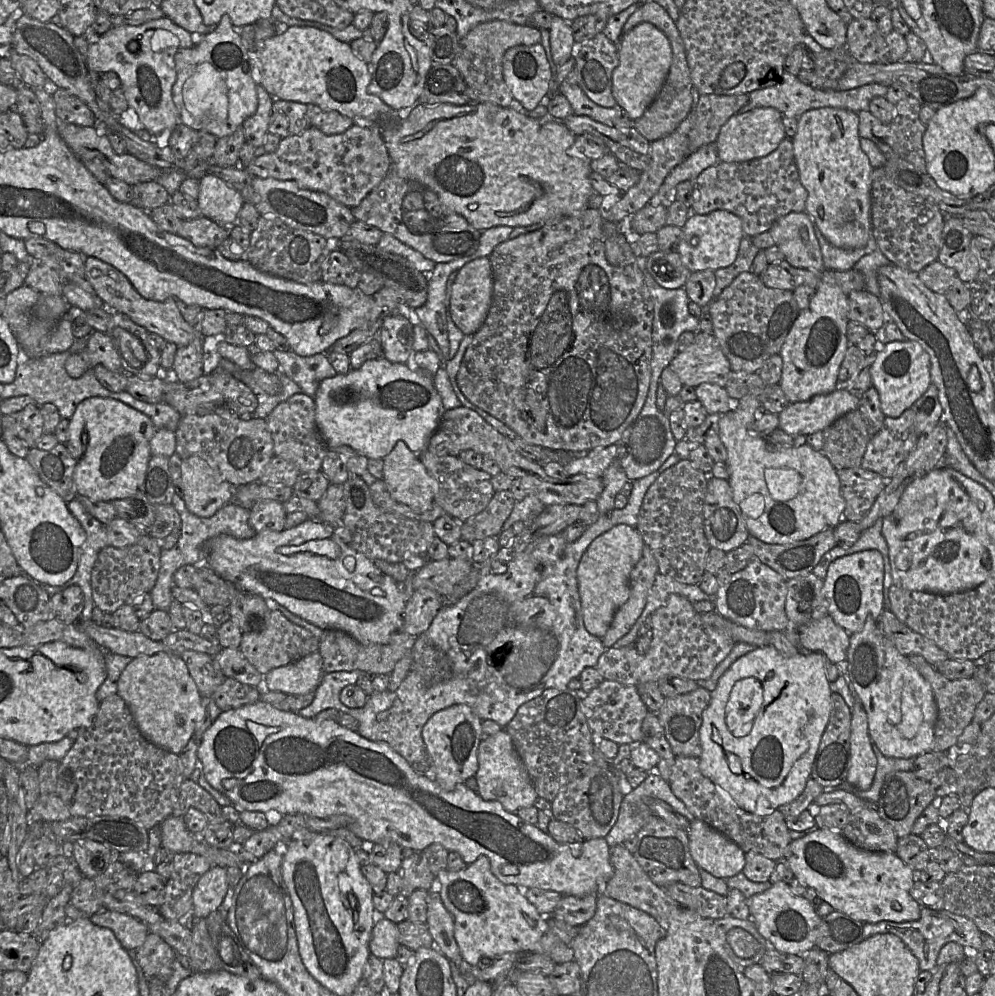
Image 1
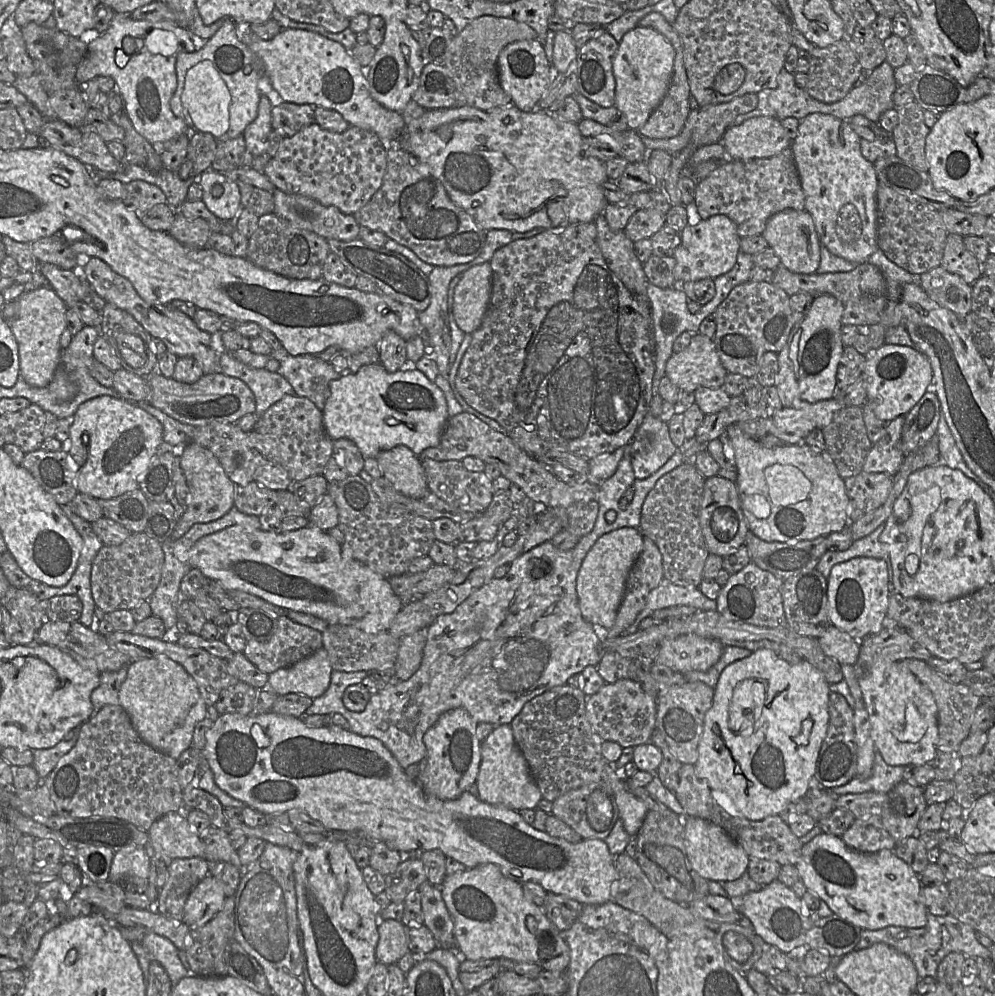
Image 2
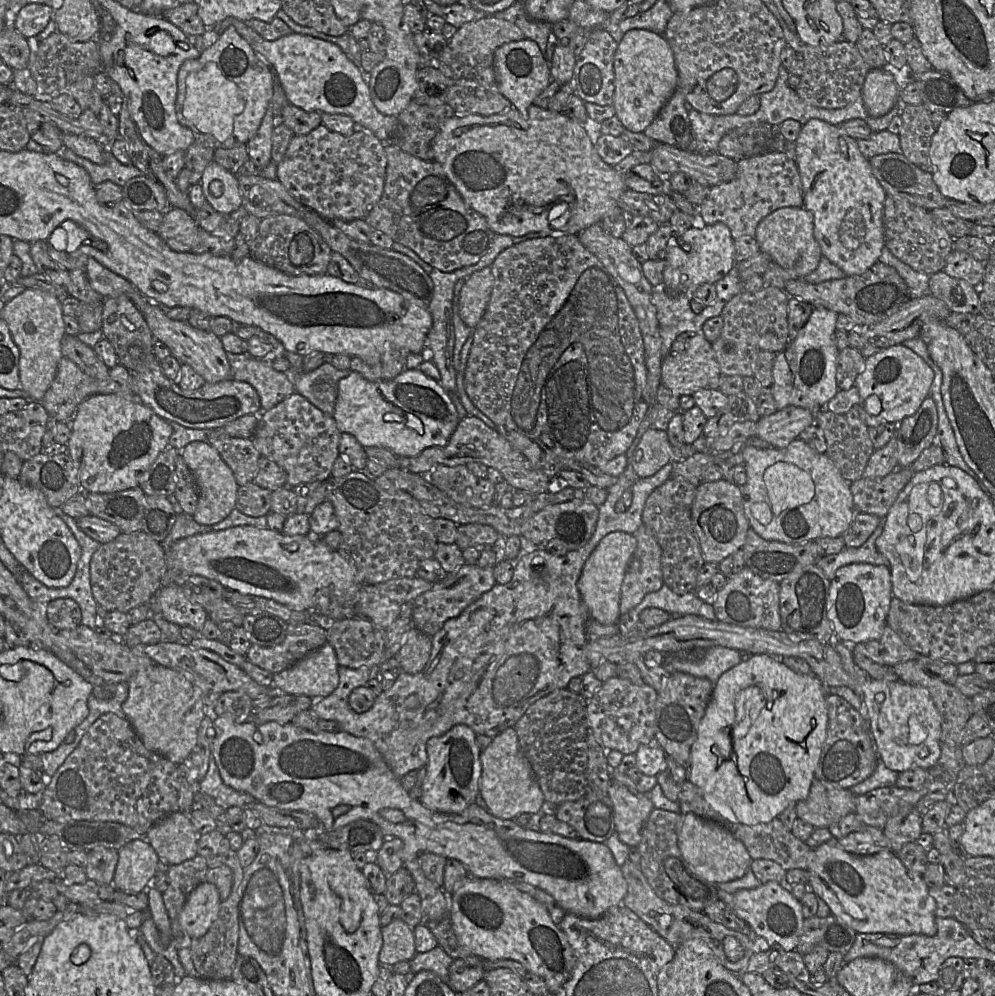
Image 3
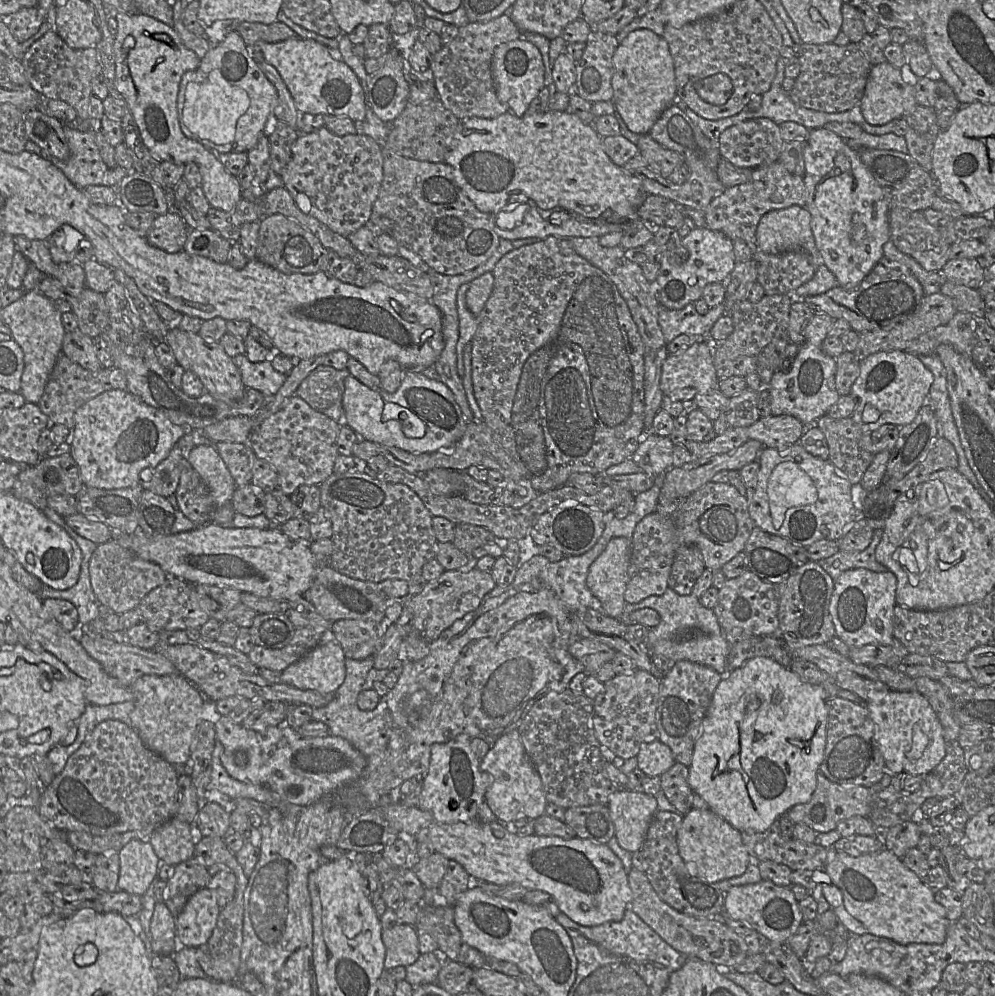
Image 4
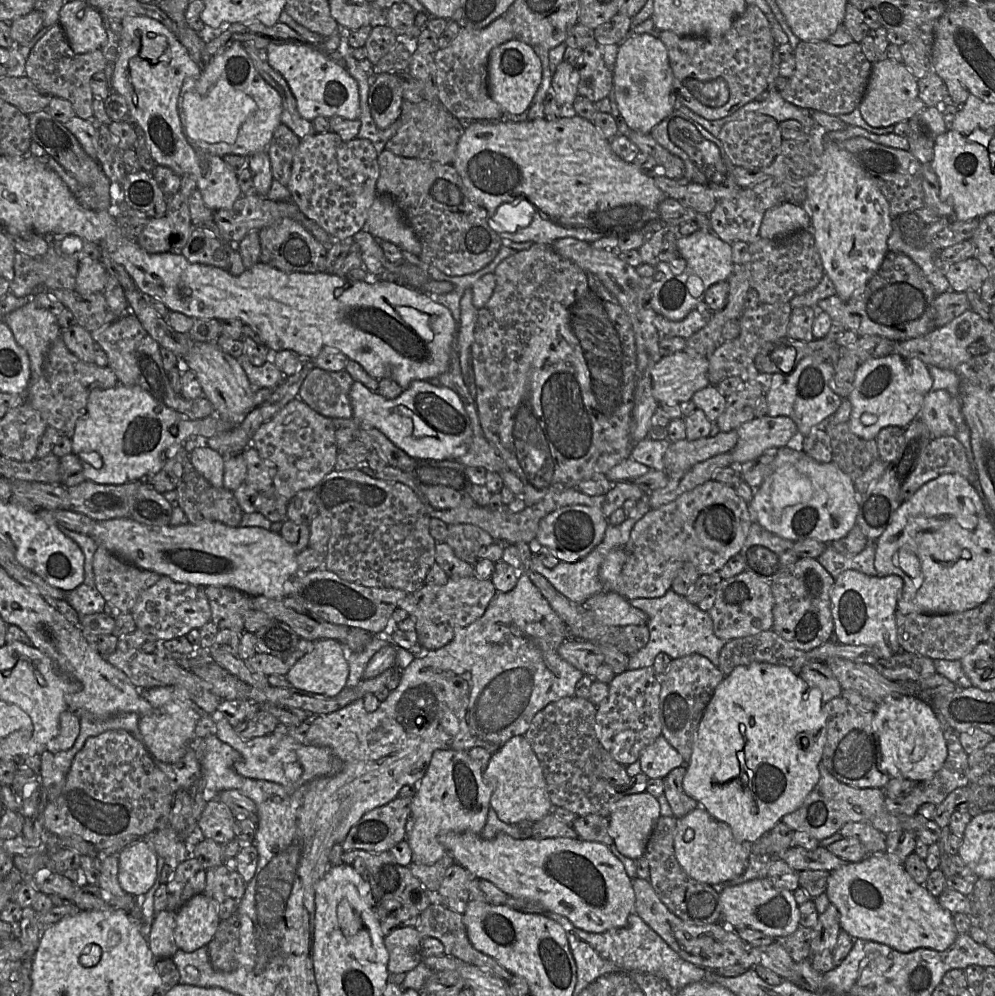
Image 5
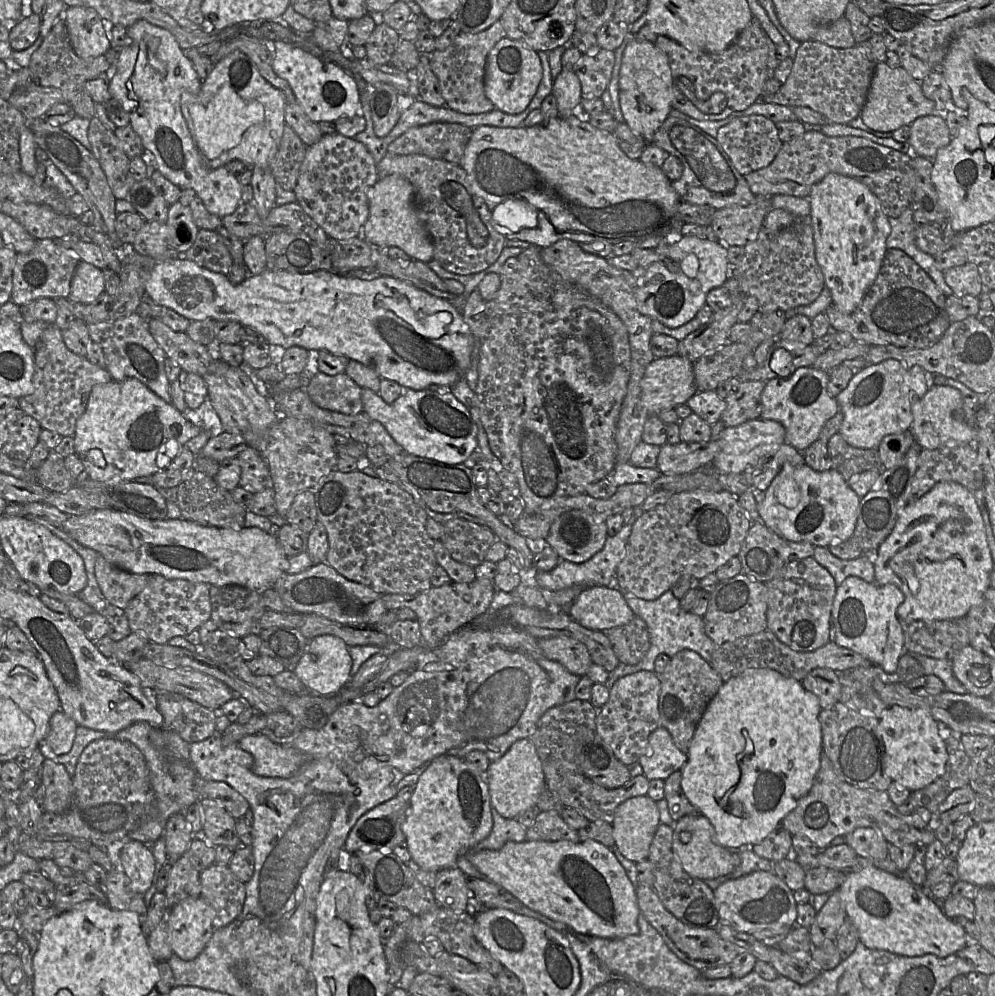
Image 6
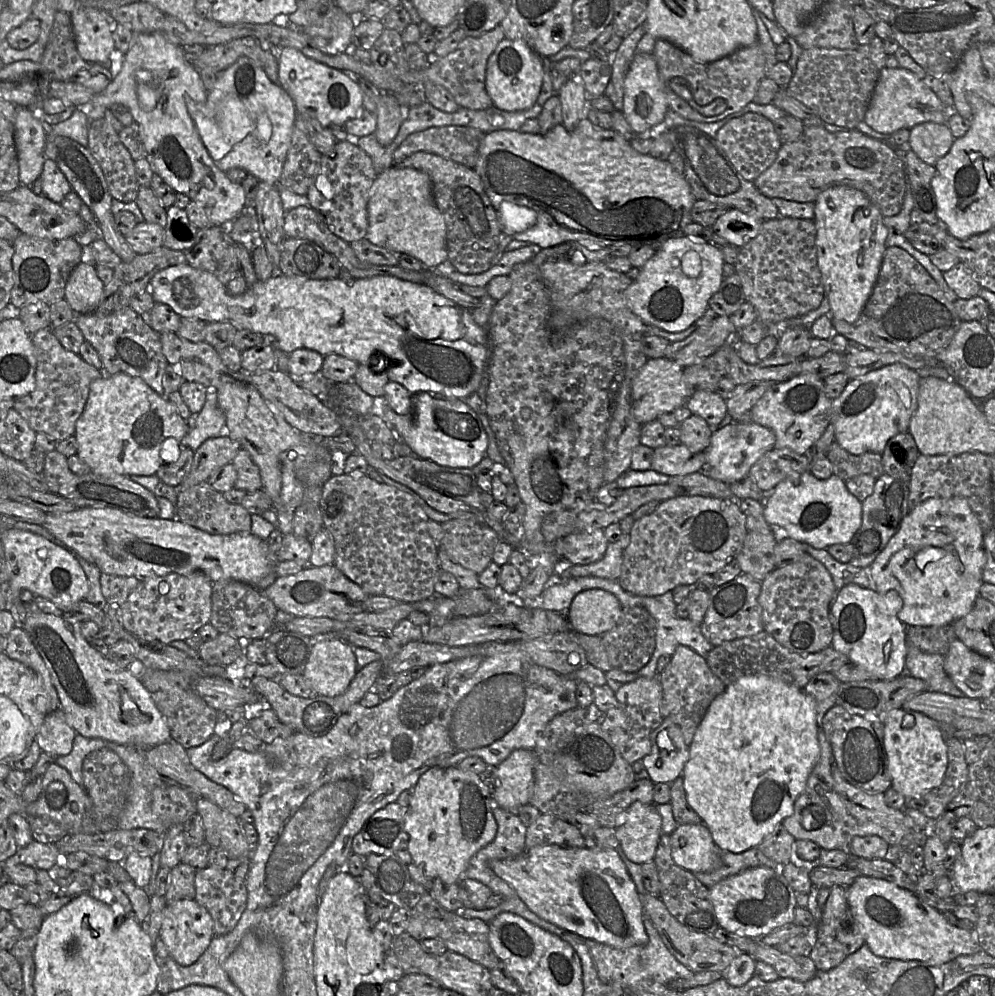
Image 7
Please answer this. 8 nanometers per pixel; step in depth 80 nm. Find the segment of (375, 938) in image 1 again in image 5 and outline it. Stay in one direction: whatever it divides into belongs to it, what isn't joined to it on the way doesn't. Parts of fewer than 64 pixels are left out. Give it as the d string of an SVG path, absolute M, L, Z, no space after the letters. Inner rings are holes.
M396 927L390 934L384 937L384 945L389 954L389 973L407 973L422 961L421 935L415 927Z

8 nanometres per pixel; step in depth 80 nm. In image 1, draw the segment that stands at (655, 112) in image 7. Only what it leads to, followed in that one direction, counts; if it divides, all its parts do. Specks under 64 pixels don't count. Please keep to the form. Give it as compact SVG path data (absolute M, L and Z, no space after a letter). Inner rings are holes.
M645 22L623 34L618 53L619 64L612 75L612 94L617 105L635 121L644 114L665 83L672 64L672 47L660 29Z

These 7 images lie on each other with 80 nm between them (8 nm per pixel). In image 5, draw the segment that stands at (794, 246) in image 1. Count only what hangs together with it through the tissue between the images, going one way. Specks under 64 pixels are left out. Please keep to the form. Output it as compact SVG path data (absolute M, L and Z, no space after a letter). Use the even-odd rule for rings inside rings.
M783 202L764 213L759 237L775 240L801 230L810 230L807 209L798 204Z

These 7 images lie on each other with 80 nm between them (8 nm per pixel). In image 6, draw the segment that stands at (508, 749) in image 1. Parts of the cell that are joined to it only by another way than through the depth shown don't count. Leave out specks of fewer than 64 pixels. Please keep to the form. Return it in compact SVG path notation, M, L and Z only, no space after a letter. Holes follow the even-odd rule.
M528 738L517 740L498 760L490 763L486 771L491 807L504 818L517 818L522 812L536 807L546 787L541 760Z

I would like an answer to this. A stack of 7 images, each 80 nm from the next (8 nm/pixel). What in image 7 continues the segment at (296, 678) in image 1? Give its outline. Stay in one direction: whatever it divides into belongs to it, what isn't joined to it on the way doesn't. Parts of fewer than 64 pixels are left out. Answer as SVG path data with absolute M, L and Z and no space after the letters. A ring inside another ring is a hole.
M337 638L313 641L302 676L316 695L334 697L349 686L356 674L352 647Z

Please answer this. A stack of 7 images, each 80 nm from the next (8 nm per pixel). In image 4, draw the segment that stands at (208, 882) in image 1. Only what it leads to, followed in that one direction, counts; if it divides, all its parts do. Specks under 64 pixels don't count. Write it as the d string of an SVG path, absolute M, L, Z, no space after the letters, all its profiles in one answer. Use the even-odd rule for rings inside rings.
M204 887L196 891L175 917L178 947L197 948L206 943L217 924L220 910L213 889Z

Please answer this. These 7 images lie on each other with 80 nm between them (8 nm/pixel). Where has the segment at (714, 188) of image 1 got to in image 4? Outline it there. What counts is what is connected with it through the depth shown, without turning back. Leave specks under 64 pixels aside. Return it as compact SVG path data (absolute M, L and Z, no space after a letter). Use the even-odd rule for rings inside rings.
M776 161L754 168L749 181L728 187L715 197L704 212L706 228L722 232L732 241L756 242L756 230L764 214L792 205L805 207L806 202L807 191L803 178L790 173L781 162Z

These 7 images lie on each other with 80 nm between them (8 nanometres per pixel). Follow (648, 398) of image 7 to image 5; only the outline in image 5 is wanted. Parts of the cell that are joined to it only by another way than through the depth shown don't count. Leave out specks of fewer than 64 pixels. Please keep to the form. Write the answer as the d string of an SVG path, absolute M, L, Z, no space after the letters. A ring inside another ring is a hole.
M680 351L662 359L652 370L652 393L660 405L681 404L710 385L708 357Z

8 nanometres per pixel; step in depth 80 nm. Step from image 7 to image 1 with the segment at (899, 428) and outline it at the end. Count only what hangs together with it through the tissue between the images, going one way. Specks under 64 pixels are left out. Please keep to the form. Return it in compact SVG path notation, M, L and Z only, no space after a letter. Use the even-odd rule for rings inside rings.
M911 340L894 341L877 347L870 364L872 386L877 390L885 417L898 418L909 409L931 384L930 357L922 346Z

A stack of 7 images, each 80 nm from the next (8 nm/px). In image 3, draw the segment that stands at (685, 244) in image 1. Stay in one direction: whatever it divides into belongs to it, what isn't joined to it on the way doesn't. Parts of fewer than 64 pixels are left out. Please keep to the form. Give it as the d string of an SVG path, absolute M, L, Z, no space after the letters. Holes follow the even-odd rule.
M722 222L703 228L692 226L681 235L681 241L689 246L689 252L679 245L669 246L664 258L663 286L670 296L688 295L702 284L715 284L736 264L734 239L729 227Z

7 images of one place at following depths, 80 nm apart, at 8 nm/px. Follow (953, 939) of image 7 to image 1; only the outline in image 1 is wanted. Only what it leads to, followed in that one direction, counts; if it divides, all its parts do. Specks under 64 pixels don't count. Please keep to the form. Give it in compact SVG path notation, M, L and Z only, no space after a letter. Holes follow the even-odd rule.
M817 828L791 841L785 862L799 882L815 889L834 910L862 923L900 923L921 916L922 907L910 895L915 871L896 853L865 851L851 844L840 831Z

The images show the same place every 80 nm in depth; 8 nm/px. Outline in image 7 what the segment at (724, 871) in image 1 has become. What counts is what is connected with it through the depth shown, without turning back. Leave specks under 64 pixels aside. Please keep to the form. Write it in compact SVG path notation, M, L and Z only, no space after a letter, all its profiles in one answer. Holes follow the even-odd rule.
M704 823L699 824L679 824L670 834L671 855L674 862L692 872L712 872L722 865L721 851L714 843L708 827ZM679 839L686 839L686 845L681 846Z

